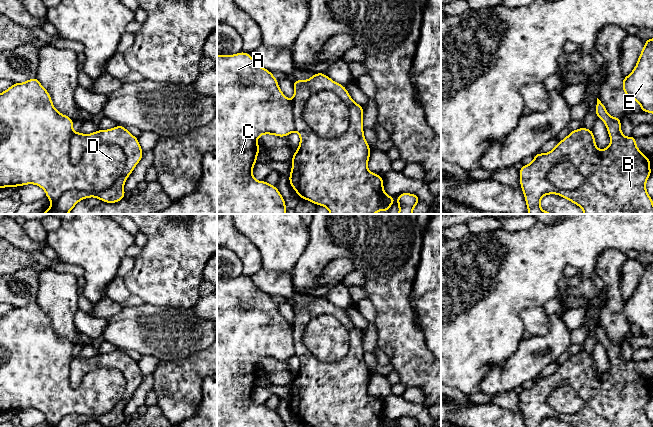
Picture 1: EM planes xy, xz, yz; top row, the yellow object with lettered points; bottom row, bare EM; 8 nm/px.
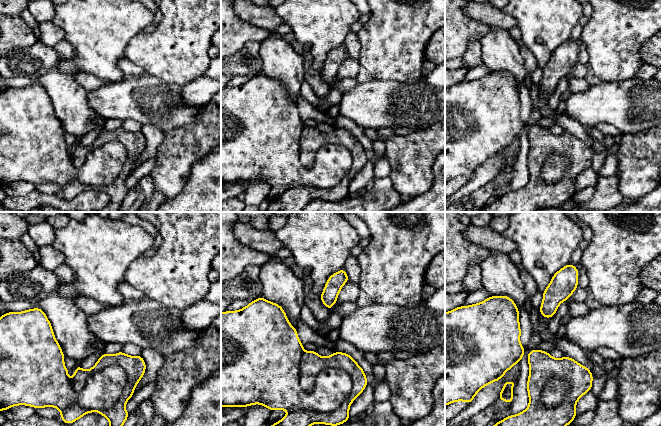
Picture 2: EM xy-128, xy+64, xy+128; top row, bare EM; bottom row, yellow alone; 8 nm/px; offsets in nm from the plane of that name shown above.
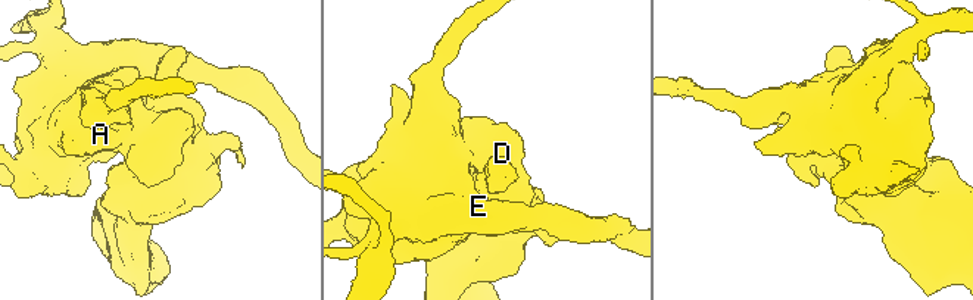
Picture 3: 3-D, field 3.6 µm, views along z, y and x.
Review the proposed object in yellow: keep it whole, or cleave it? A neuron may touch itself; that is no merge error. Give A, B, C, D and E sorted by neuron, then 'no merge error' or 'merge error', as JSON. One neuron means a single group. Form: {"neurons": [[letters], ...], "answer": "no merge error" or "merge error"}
{"neurons": [["A", "C", "D", "E"], ["B"]], "answer": "merge error"}

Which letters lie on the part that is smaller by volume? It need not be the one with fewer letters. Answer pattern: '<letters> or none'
B

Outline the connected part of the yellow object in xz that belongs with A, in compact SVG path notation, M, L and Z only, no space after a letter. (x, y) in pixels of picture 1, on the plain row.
M251 278L217 279L217 427L285 427L277 411L257 405L252 394L260 375L258 361L264 358L286 361L296 352L293 329L280 314L278 304L258 289Z

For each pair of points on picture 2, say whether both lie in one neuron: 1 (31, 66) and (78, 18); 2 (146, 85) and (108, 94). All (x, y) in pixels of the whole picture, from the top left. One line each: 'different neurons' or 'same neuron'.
1: different neurons
2: same neuron

